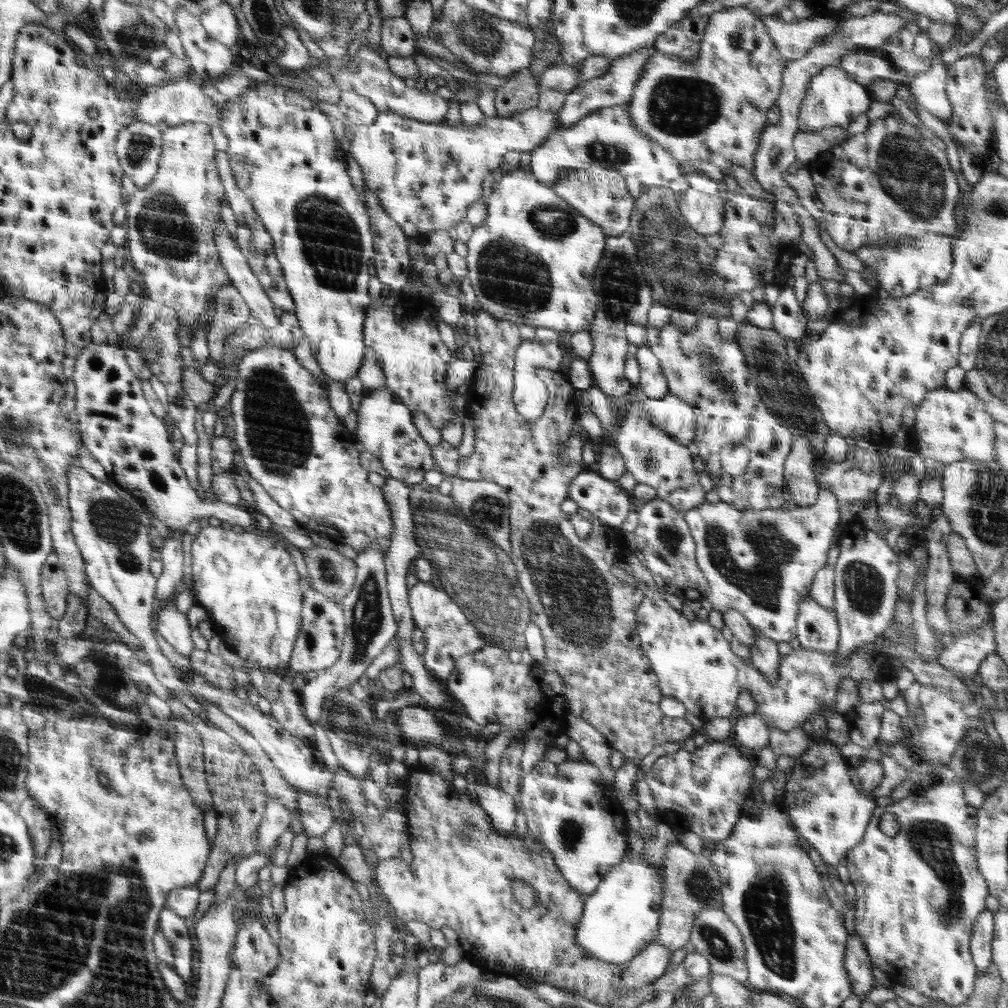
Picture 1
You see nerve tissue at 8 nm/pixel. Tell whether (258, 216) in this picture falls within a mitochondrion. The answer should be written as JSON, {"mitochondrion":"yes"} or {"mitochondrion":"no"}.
{"mitochondrion":"no"}

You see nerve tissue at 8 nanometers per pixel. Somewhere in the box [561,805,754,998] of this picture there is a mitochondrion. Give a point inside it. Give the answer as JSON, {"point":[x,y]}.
{"point":[721,949]}

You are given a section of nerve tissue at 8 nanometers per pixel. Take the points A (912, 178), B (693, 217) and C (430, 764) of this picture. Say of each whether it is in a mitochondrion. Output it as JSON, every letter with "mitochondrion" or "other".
{"A":"mitochondrion","B":"mitochondrion","C":"other"}

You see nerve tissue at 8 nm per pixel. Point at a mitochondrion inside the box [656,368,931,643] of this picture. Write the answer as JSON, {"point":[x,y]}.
{"point":[774,551]}

